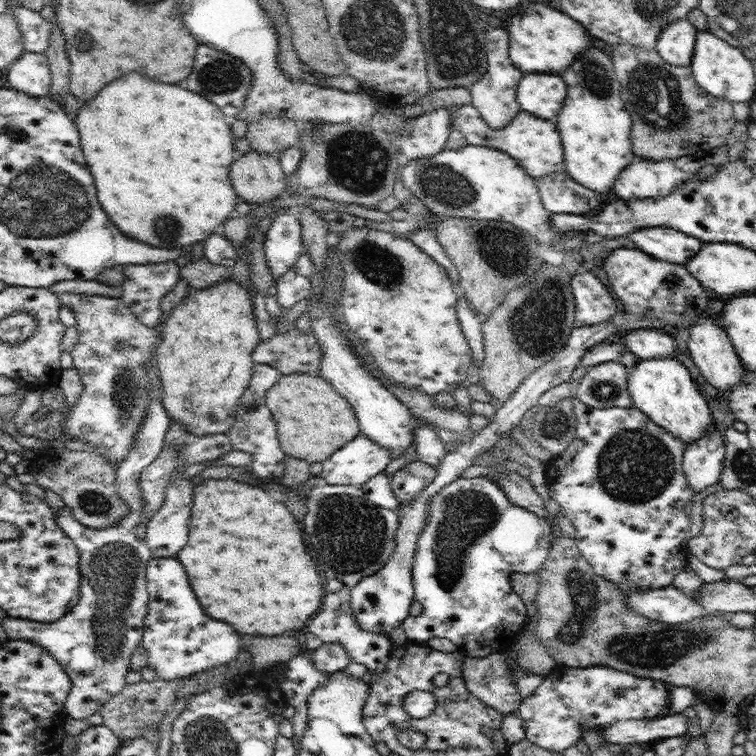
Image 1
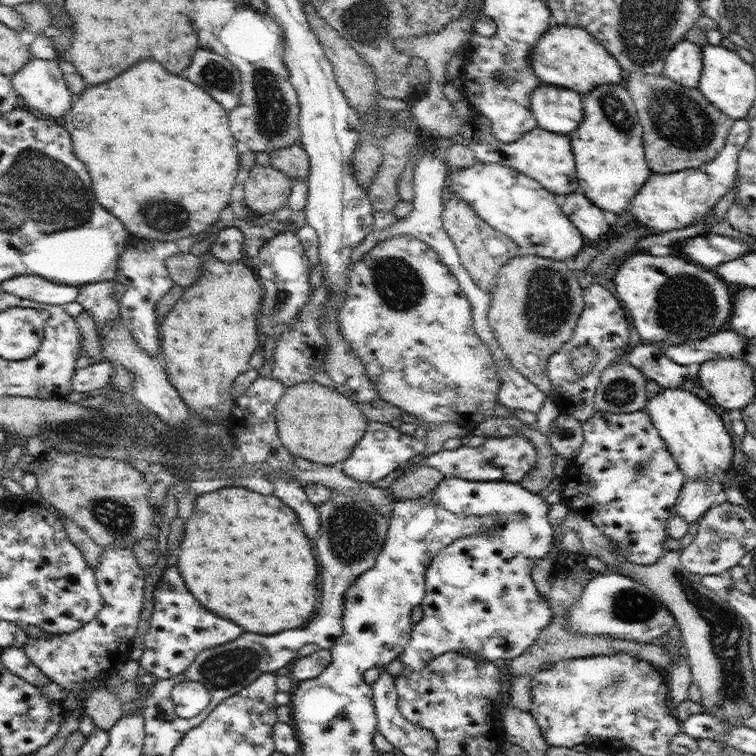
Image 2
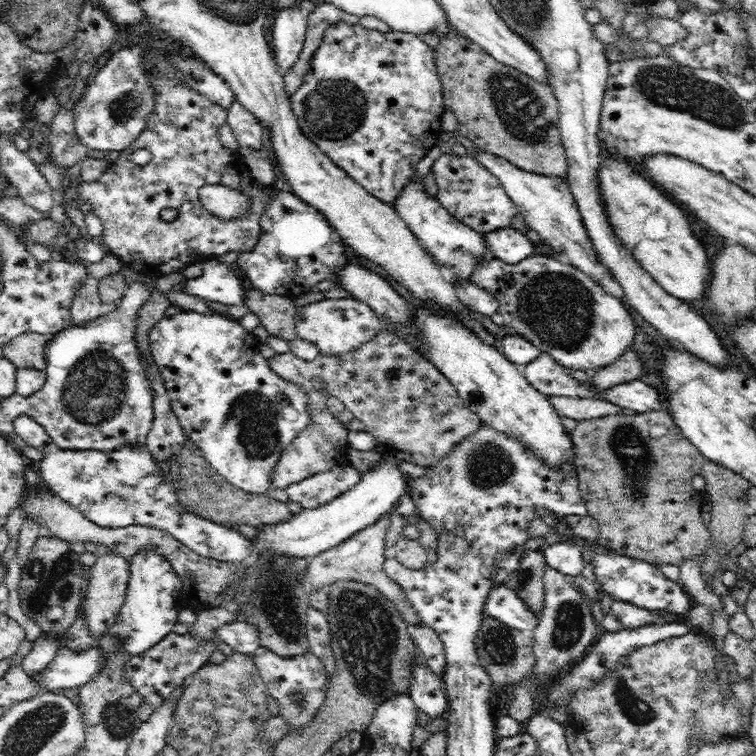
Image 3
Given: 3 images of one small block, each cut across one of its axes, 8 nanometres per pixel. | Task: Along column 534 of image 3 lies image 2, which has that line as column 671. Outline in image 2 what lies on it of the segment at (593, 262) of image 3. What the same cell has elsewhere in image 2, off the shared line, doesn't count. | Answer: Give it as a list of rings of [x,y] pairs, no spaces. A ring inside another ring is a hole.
[[[745,119],[736,120],[729,130],[724,148],[709,165],[672,173],[653,172],[632,199],[628,210],[643,226],[653,228],[657,233],[670,232],[701,222],[702,217],[711,214],[718,200],[733,188],[734,178],[738,173],[738,153],[748,143],[750,132],[750,125]]]

